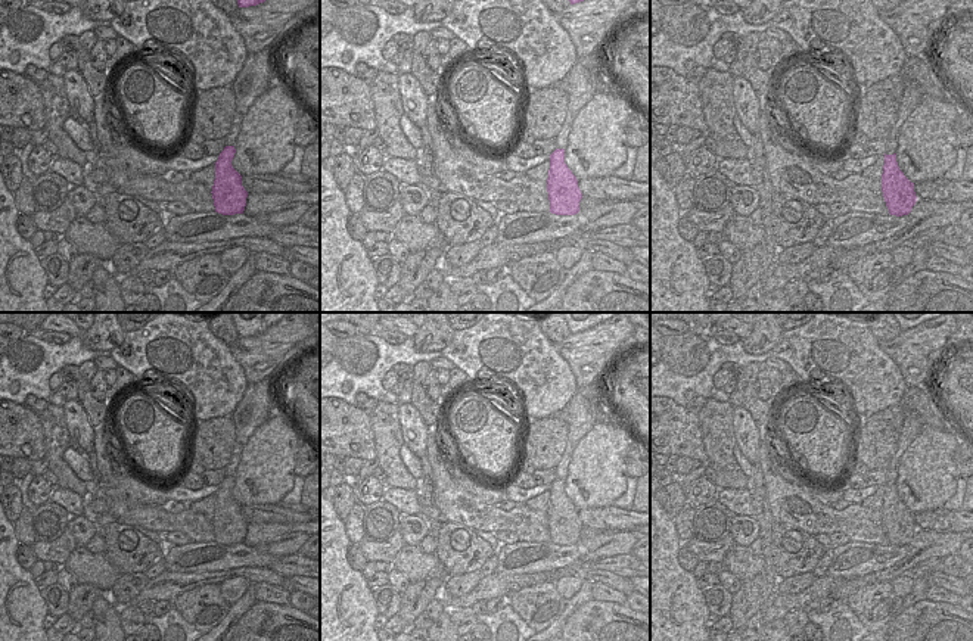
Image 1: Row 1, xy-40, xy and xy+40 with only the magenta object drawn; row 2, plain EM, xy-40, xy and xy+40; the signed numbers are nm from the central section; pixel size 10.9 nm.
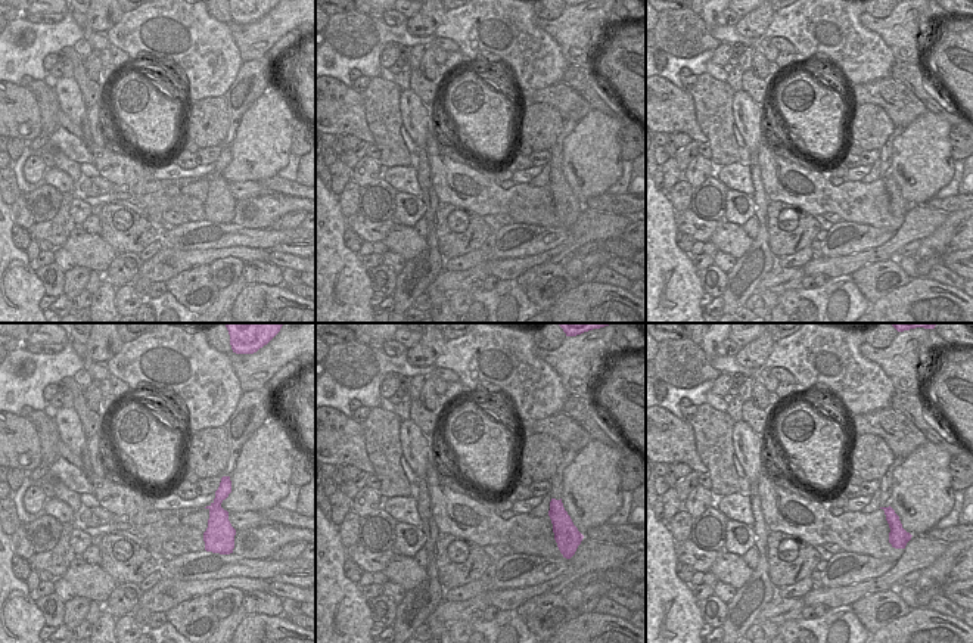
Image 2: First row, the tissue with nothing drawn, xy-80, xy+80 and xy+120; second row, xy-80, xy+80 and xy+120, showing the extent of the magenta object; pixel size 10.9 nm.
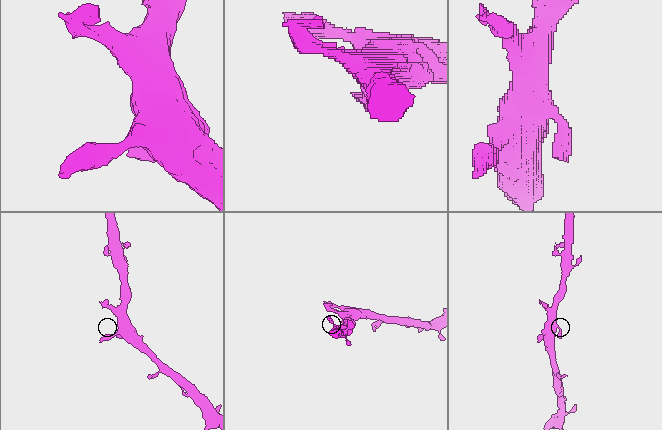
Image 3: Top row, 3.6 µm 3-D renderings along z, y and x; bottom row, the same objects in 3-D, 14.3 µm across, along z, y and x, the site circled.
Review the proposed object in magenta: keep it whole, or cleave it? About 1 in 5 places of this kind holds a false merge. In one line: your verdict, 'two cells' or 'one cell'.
one cell

